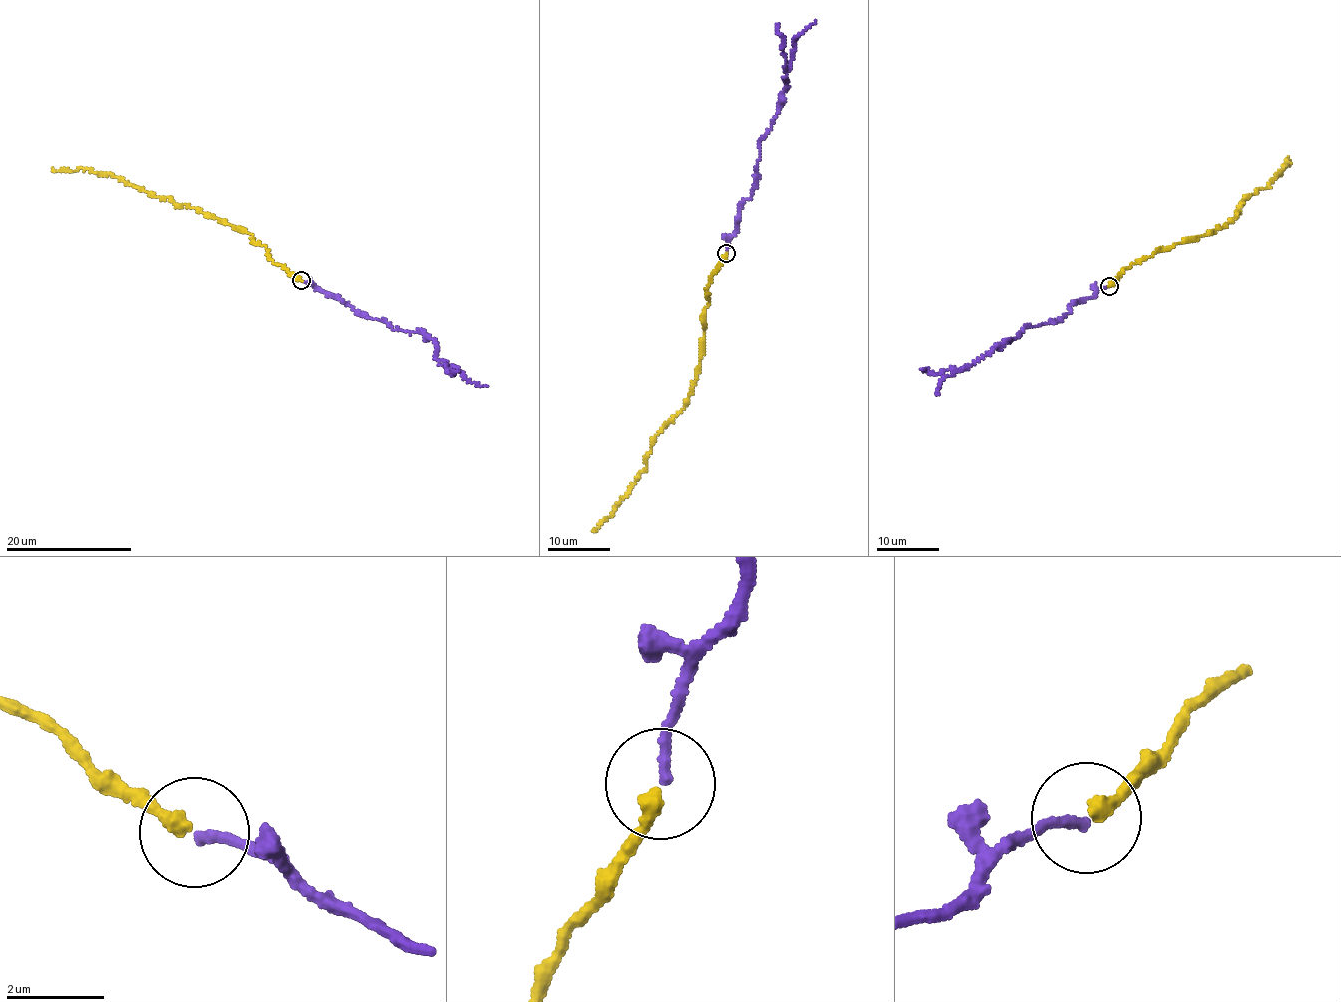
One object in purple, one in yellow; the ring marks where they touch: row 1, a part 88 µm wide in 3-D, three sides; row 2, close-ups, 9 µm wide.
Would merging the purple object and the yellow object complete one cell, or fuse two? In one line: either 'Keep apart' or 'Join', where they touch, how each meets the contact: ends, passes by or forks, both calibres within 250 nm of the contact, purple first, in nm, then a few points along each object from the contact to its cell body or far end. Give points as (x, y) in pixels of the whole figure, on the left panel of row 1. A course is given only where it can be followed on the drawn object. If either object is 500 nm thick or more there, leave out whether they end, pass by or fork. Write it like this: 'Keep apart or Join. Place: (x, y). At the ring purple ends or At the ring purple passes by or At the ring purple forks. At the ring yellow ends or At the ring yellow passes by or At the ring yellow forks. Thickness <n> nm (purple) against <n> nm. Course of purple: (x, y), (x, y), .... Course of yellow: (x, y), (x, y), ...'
Join. Place: (301, 280). At the ring purple ends. At the ring yellow ends. Thickness 200 nm (purple) against 300 nm. Course of purple: (301, 280), (393, 328), (427, 333), (438, 348), (437, 358), (487, 386). Course of yellow: (301, 280), (271, 261), (264, 246), (252, 242), (252, 235), (199, 211), (131, 185), (109, 174), (51, 168)

